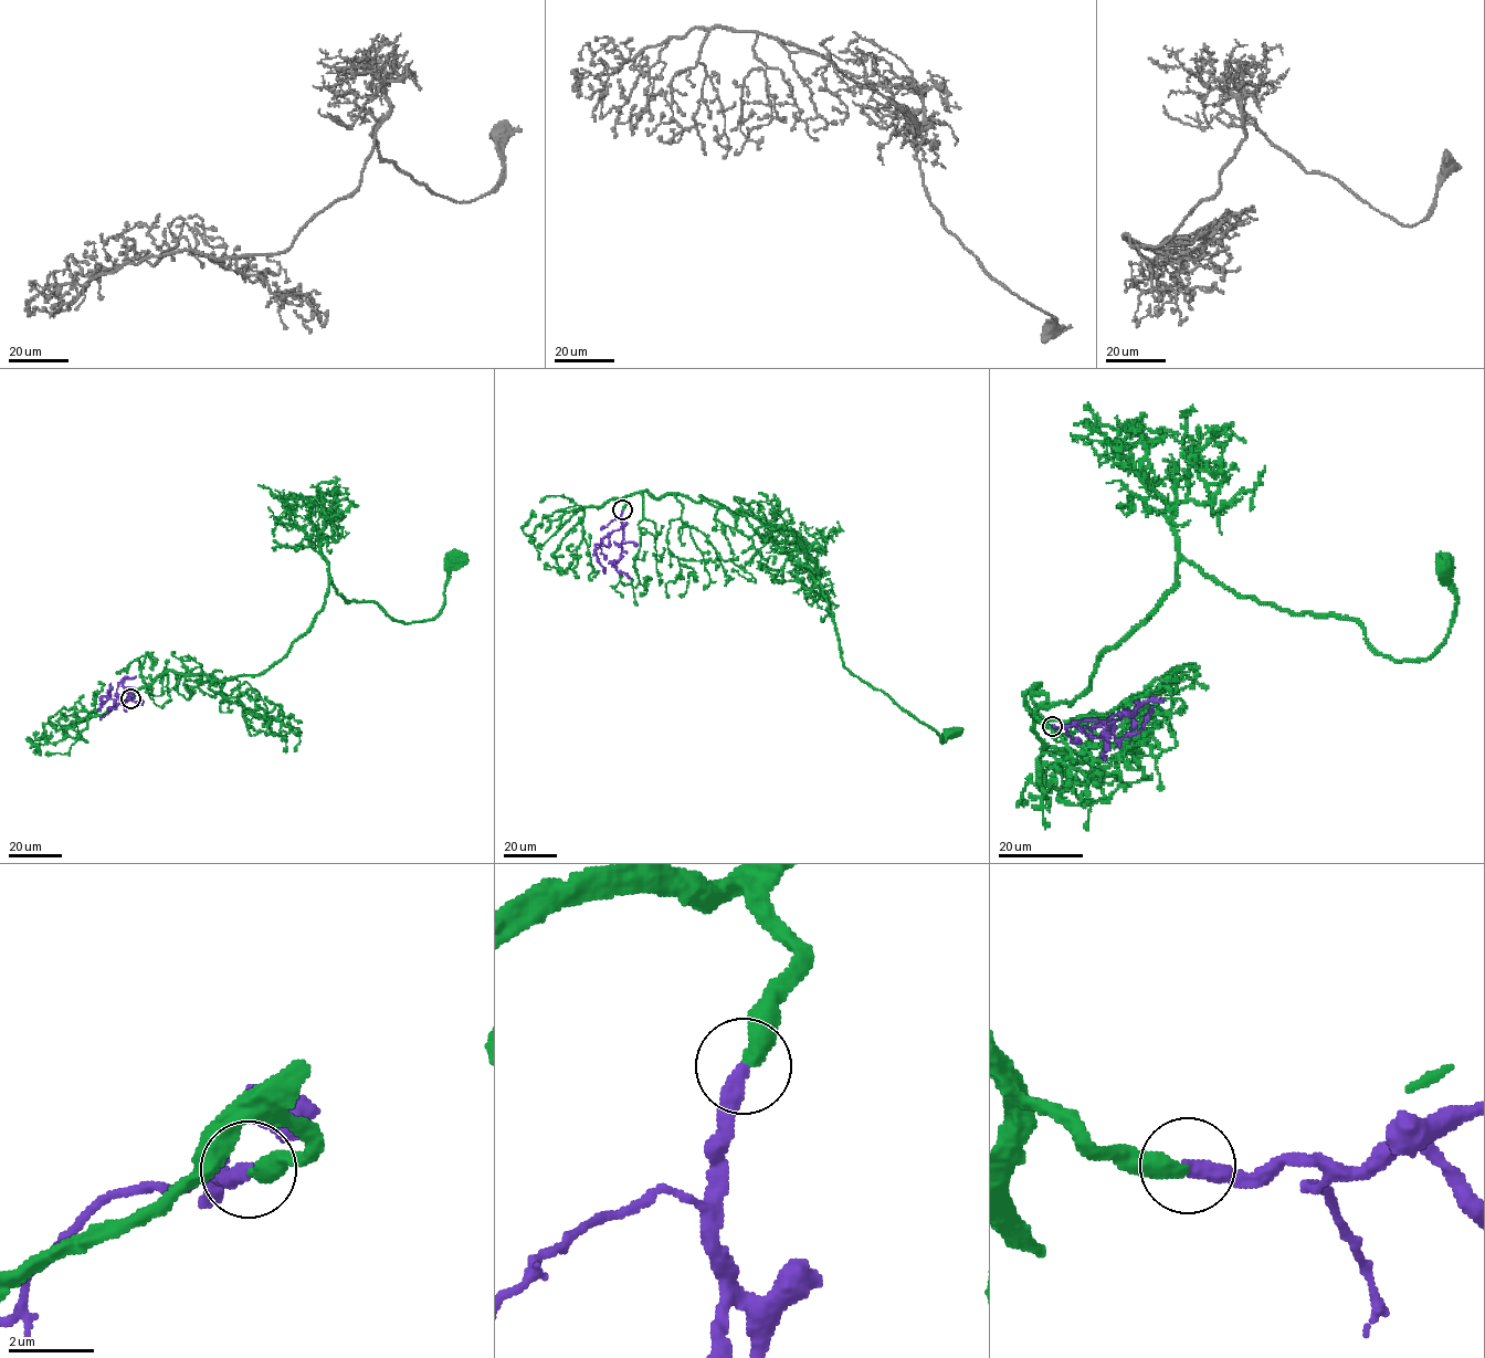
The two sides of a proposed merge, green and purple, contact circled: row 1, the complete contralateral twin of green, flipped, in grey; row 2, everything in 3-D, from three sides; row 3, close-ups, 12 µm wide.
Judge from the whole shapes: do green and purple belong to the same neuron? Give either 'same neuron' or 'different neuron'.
same neuron

